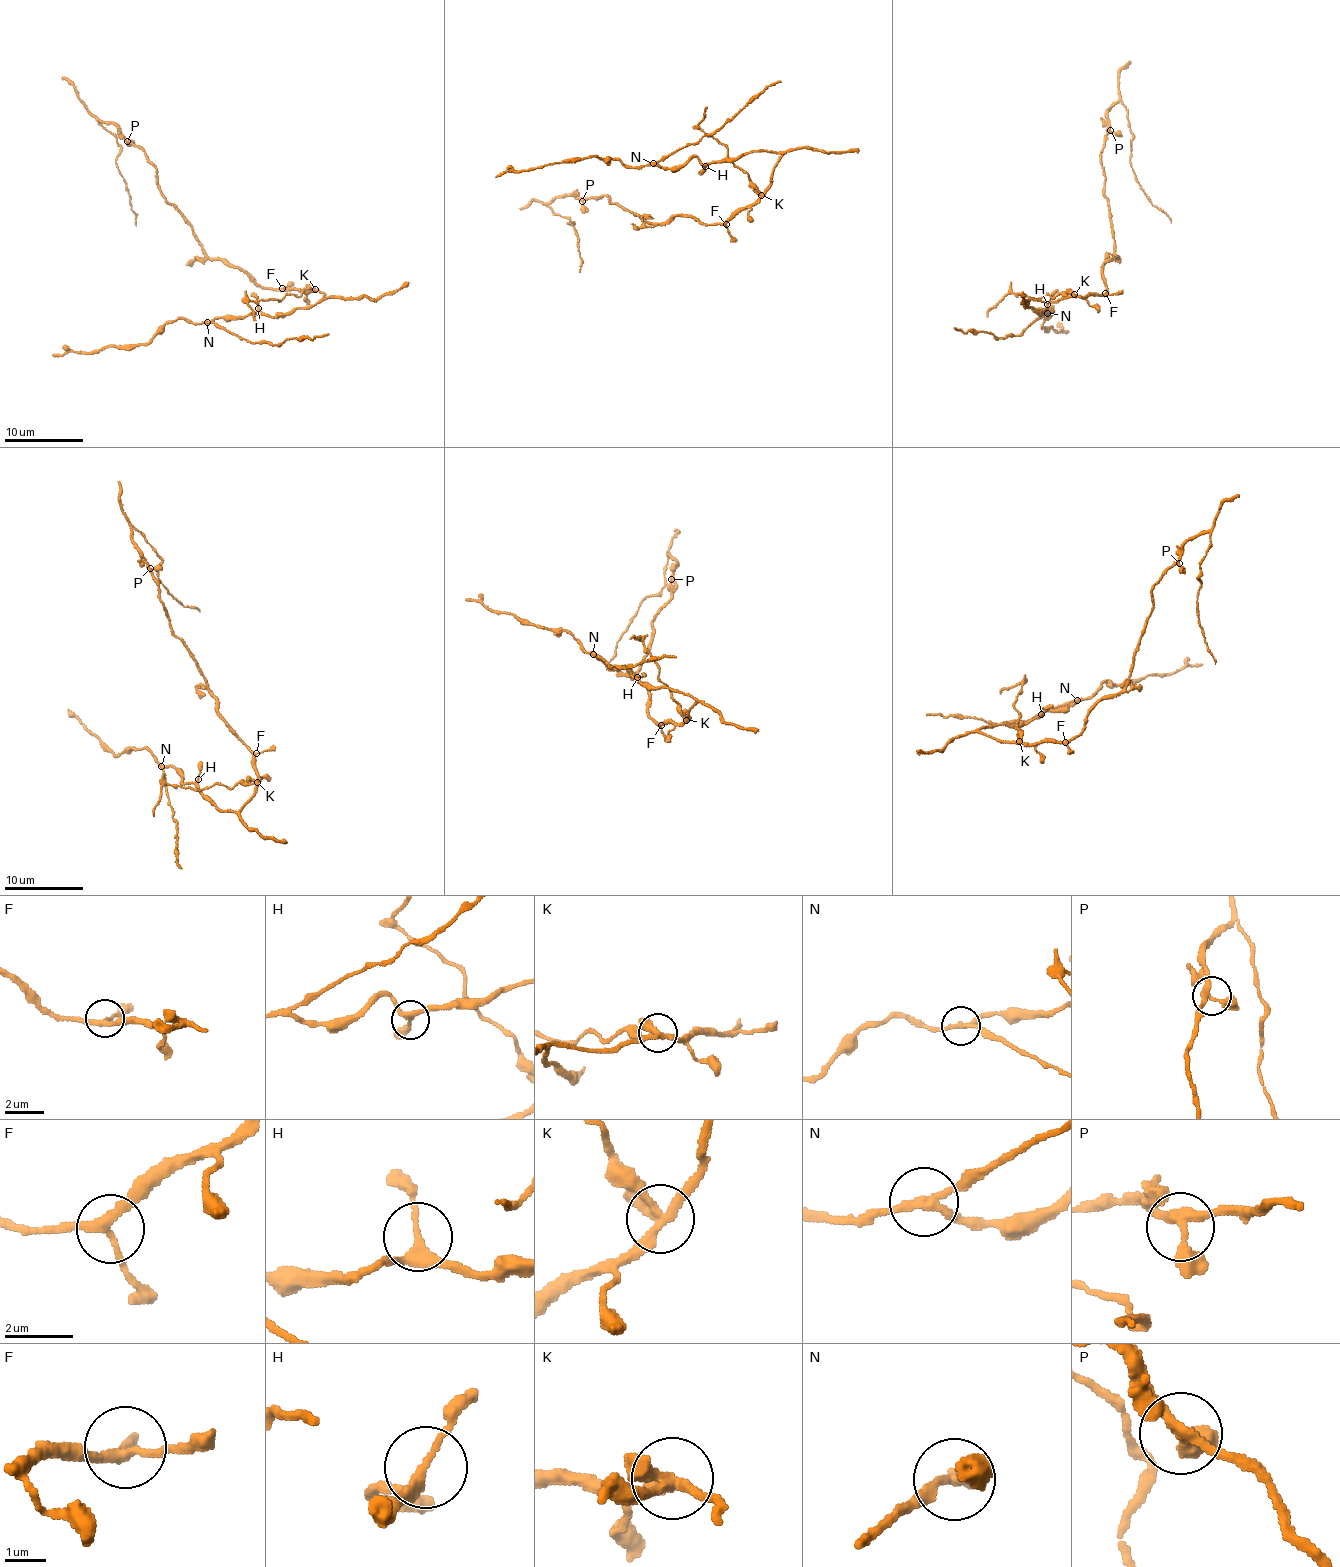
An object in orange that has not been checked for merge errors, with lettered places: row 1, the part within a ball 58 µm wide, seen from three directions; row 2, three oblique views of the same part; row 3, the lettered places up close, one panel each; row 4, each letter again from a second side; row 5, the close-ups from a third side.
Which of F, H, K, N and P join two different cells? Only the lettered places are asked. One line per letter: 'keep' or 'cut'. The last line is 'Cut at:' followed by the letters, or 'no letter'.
F: keep
H: keep
K: cut
N: cut
P: keep
Cut at: K, N

